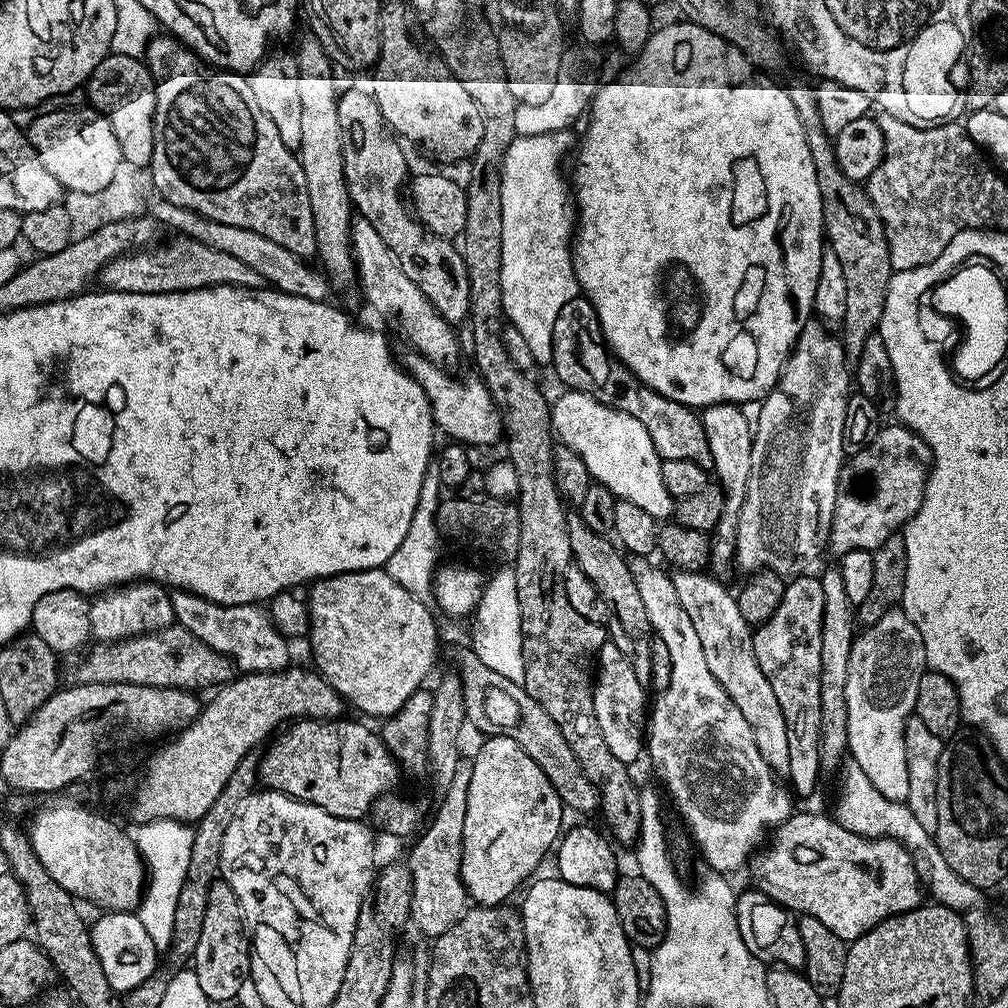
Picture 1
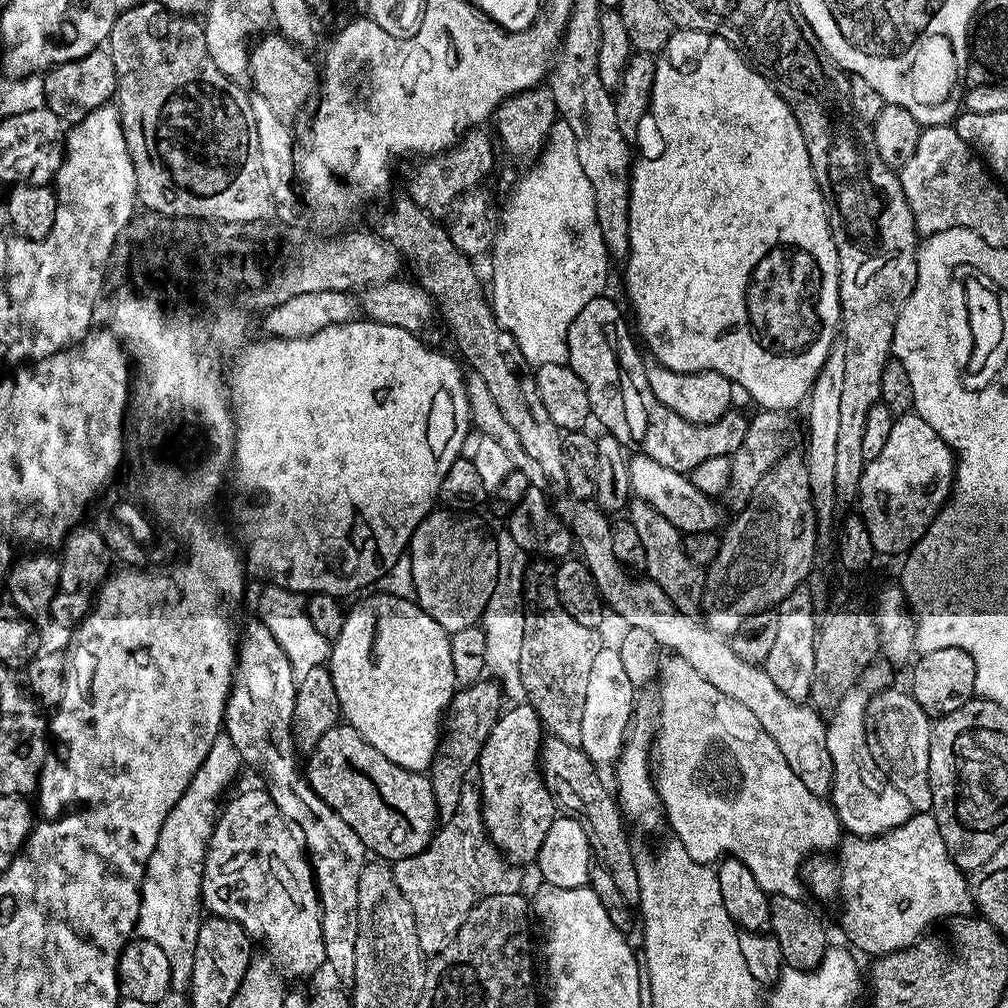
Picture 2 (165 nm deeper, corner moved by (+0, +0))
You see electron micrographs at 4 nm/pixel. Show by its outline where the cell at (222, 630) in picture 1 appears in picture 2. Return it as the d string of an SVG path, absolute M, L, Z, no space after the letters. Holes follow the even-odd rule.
M252 620L237 645L236 672L224 711L224 732L238 750L243 765L254 768L263 778L265 791L289 825L302 837L303 847L316 878L324 938L324 959L344 982L354 978L358 950L358 894L360 875L366 867L362 838L318 798L298 764L292 741L296 677L290 662L259 620Z

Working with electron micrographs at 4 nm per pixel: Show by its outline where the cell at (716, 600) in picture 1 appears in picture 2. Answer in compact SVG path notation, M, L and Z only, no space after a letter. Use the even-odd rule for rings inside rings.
M639 498L631 501L626 512L627 519L631 520L634 530L638 530L638 538L642 538L642 550L646 550L643 567L648 568L647 579L653 580L662 590L666 590L669 598L678 608L687 609L688 600L701 599L706 588L706 576L690 558L684 549L684 536L679 528L674 527L654 506Z

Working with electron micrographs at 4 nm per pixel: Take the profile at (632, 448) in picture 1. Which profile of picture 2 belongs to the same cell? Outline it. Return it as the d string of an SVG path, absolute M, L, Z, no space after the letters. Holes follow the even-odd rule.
M647 454L631 457L628 460L628 473L633 493L650 506L654 506L654 510L658 510L658 514L662 514L662 518L679 528L681 533L710 532L717 527L715 524L720 520L719 514L716 513L717 501L702 494L702 490L692 485L691 479L685 473L667 469Z

